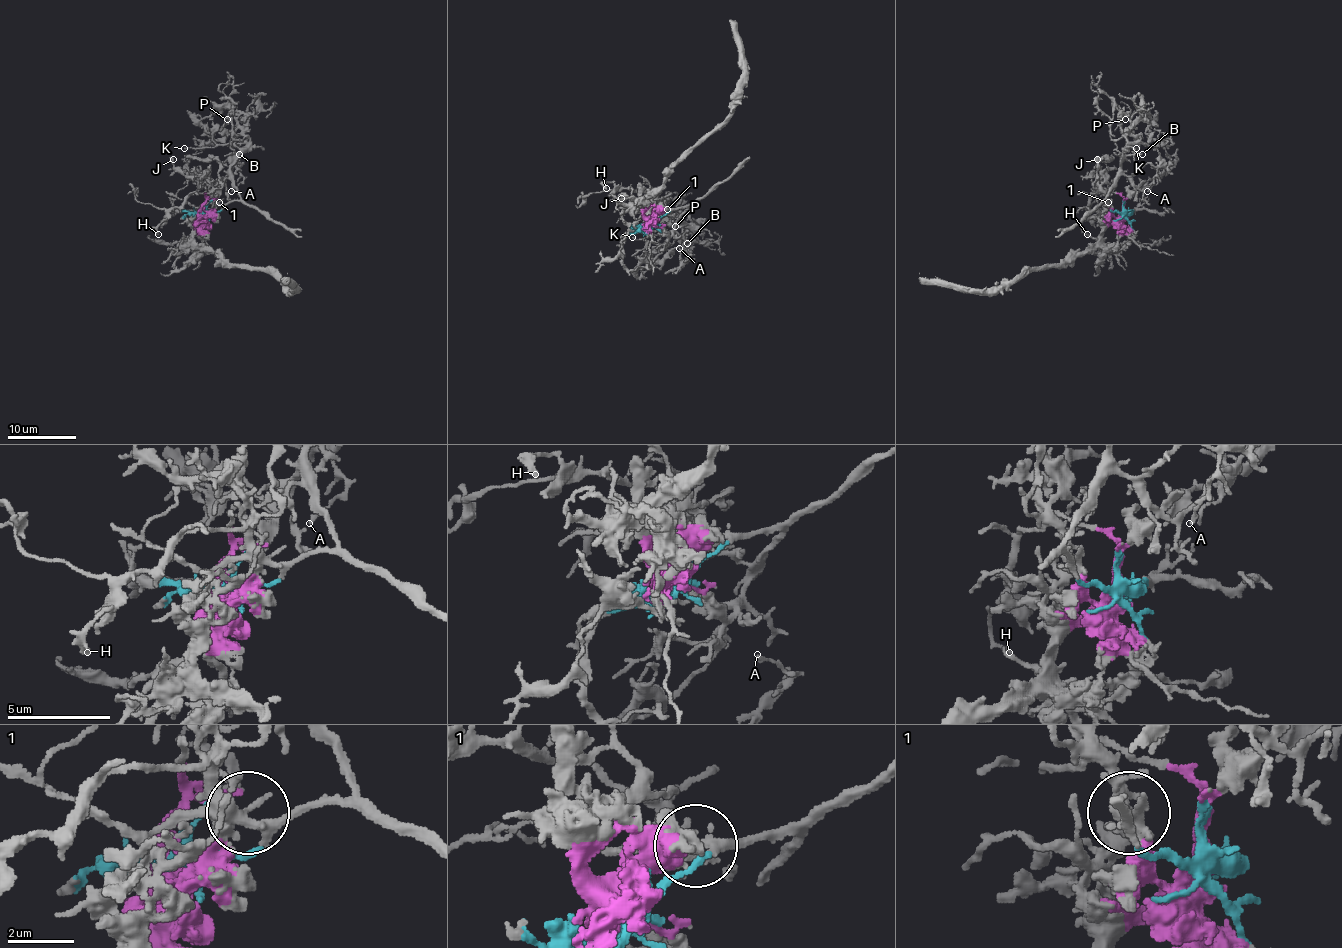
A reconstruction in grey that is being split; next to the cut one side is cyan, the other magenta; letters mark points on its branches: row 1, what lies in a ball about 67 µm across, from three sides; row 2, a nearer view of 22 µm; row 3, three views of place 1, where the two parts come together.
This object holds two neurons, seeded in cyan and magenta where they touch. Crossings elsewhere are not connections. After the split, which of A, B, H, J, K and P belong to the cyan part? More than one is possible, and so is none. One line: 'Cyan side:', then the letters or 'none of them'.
Cyan side: A, B, H, J, K, P

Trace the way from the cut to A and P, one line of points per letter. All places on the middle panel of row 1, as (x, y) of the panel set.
A: (650, 225), (666, 214), (686, 208), (674, 228), (684, 242), (688, 257), (691, 255), (679, 248)
P: (650, 225), (666, 214), (686, 208), (678, 219), (696, 228), (688, 230), (673, 221), (674, 226)

